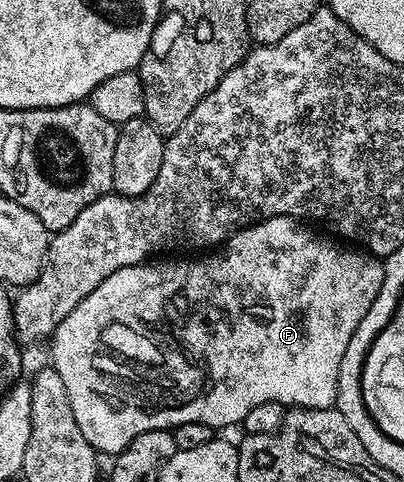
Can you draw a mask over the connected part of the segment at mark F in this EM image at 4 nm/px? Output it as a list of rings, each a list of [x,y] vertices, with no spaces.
[[[268,216],[256,224],[238,229],[217,250],[199,255],[202,256],[199,260],[162,258],[159,259],[162,260],[159,264],[143,262],[121,268],[104,278],[104,282],[100,282],[100,286],[96,286],[96,290],[92,290],[92,294],[88,294],[88,298],[84,298],[80,306],[76,306],[76,310],[72,310],[72,314],[62,319],[49,341],[50,356],[54,359],[51,360],[52,367],[64,381],[64,390],[68,390],[68,402],[72,402],[72,414],[76,414],[76,426],[80,426],[80,434],[88,438],[95,452],[103,457],[114,458],[138,434],[152,430],[172,430],[184,422],[200,422],[215,430],[226,428],[229,424],[238,426],[248,410],[261,406],[263,402],[276,402],[291,409],[335,407],[340,358],[344,358],[344,350],[348,350],[348,342],[352,342],[356,326],[364,322],[364,314],[372,310],[372,302],[376,302],[380,294],[386,265],[379,257],[372,256],[365,250],[355,250],[329,235],[317,236],[313,230],[315,231],[313,227],[293,216]]]

